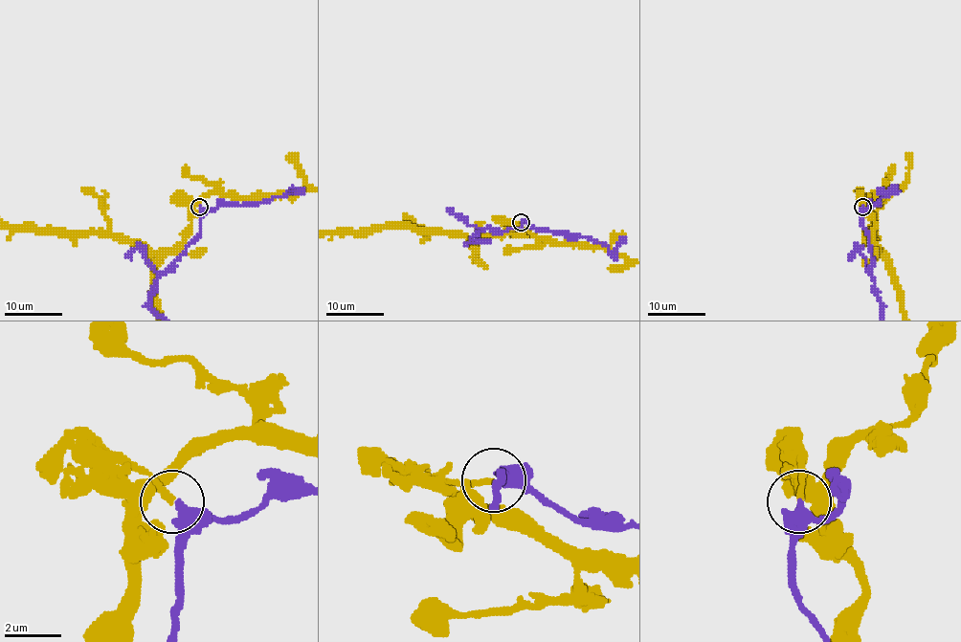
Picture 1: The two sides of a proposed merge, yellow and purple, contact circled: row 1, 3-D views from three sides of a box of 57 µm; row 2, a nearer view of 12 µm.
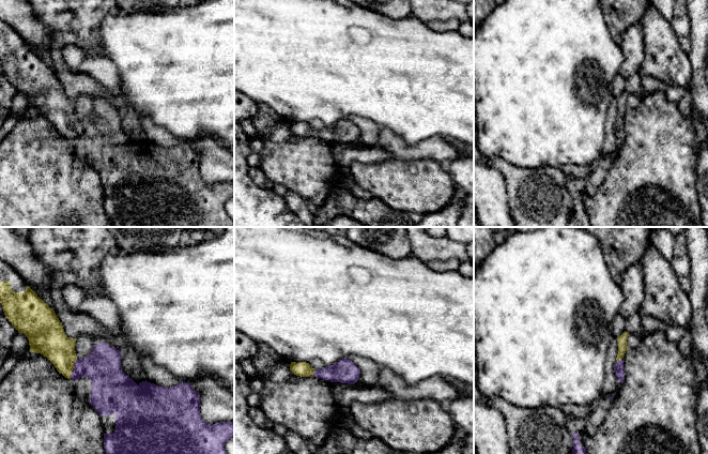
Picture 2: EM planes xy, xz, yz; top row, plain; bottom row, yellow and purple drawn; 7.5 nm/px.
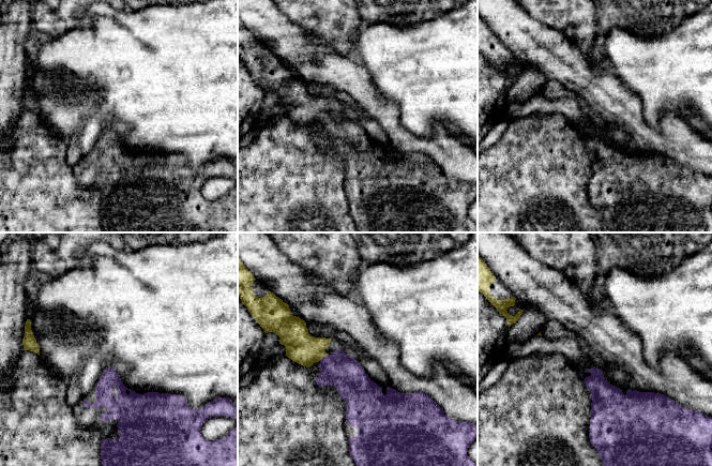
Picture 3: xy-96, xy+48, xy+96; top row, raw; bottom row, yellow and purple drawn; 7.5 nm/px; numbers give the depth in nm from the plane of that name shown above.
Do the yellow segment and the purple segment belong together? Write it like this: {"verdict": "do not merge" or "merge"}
{"verdict": "do not merge"}

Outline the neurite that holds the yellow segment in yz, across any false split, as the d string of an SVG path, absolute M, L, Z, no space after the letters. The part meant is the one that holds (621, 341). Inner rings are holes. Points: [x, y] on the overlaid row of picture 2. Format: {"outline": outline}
{"outline": "M625 331L617 338L618 353L617 353L616 362L620 361L625 357L626 351L629 349L628 346L627 346L627 338L628 338L628 336L629 336L629 333Z"}

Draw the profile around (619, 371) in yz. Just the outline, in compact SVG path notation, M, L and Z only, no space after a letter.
M624 358L620 361L616 362L614 372L618 382L624 382L625 380Z

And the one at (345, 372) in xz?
M344 358L339 362L326 366L322 369L314 369L313 377L328 380L330 382L341 382L354 384L360 376L359 368L351 361Z

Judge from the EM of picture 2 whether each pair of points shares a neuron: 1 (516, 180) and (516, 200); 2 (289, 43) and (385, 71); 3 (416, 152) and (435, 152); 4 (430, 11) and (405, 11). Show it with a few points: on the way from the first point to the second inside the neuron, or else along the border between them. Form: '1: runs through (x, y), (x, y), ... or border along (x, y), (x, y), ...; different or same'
1: runs through (516, 185), (516, 195); same
2: runs through (312, 58), (325, 61), (355, 61), (362, 63); same
3: runs through (420, 152), (431, 152); same
4: border along (412, 11), (410, 15); different

